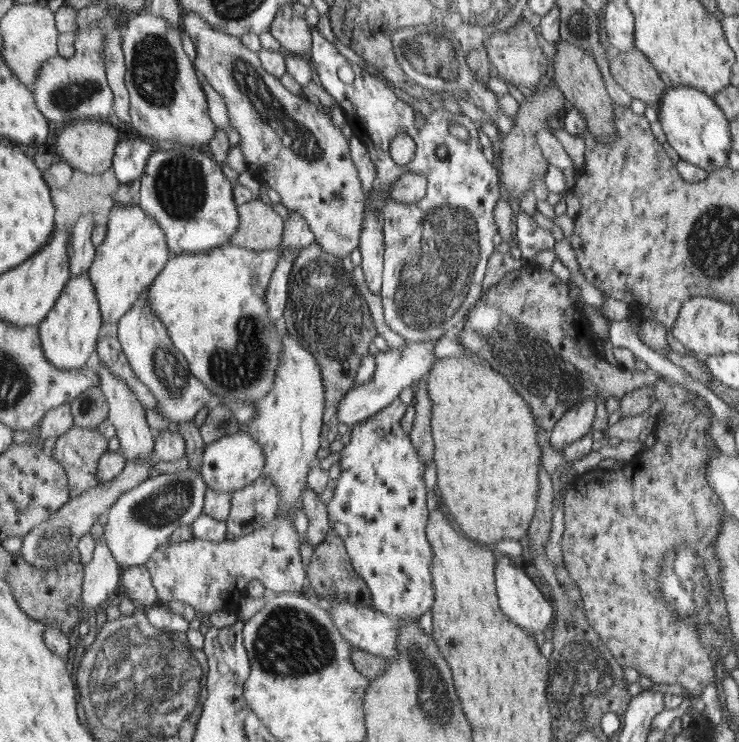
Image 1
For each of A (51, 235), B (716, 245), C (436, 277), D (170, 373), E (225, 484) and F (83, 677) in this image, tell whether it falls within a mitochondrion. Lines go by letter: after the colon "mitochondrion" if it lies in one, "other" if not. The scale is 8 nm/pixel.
A: other
B: mitochondrion
C: mitochondrion
D: mitochondrion
E: other
F: mitochondrion

